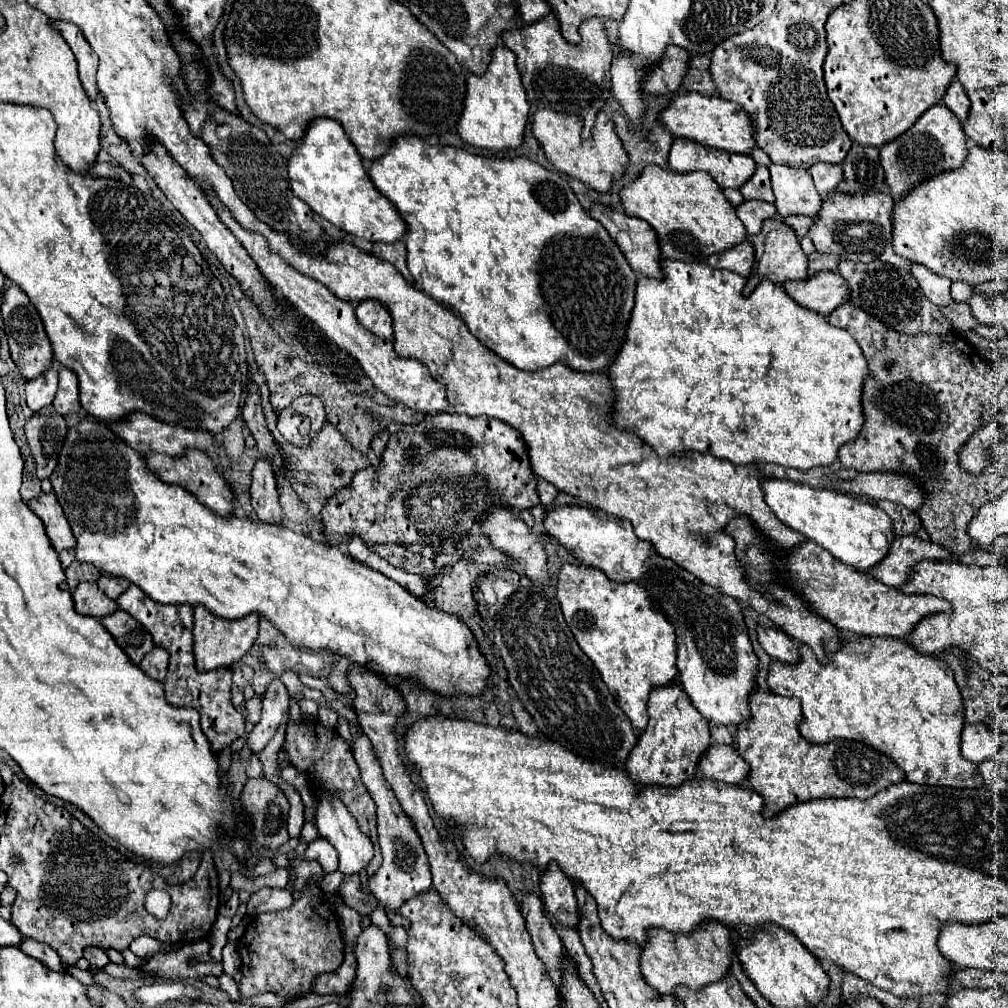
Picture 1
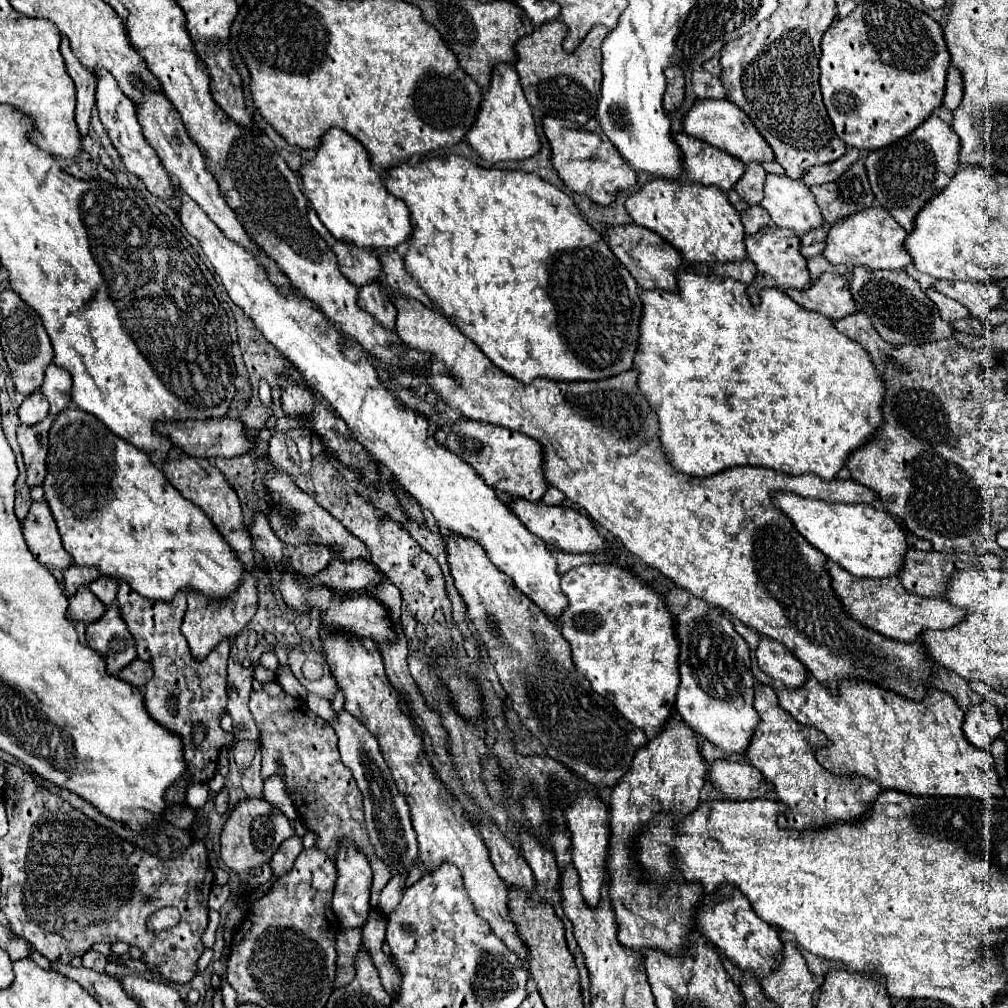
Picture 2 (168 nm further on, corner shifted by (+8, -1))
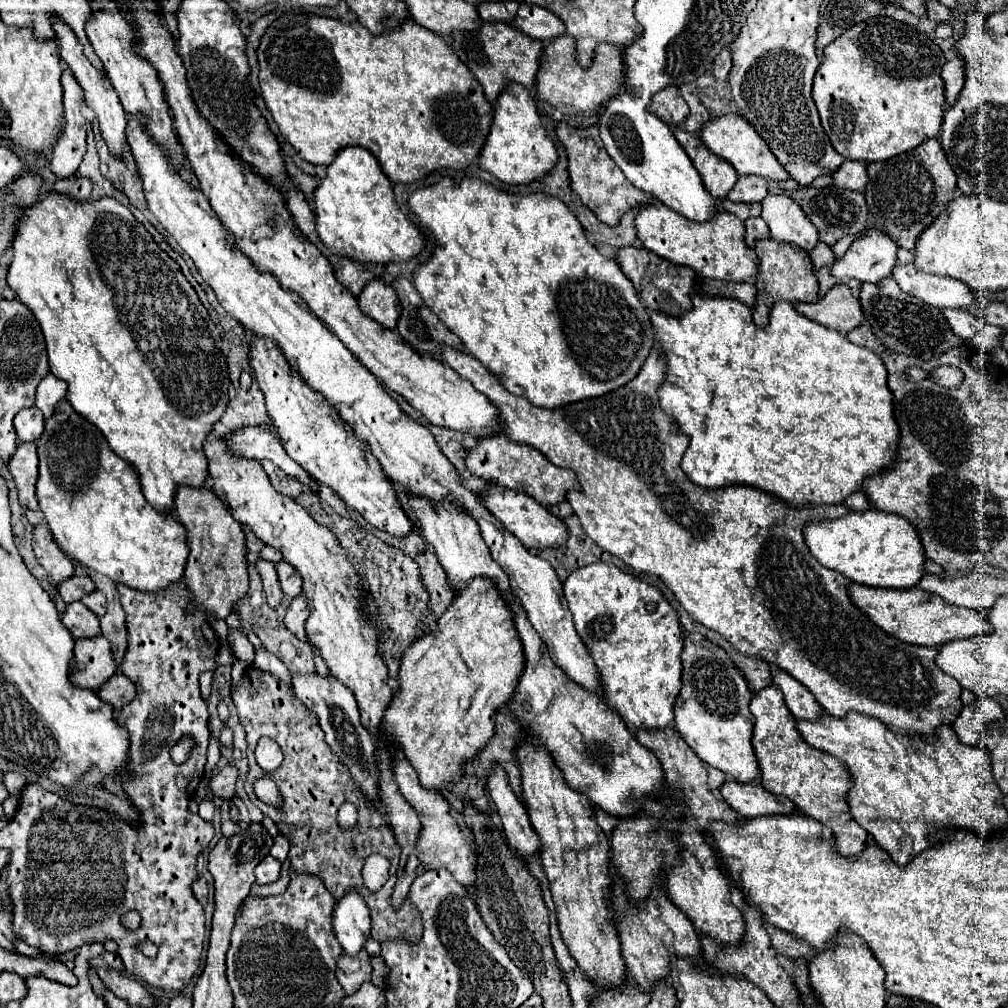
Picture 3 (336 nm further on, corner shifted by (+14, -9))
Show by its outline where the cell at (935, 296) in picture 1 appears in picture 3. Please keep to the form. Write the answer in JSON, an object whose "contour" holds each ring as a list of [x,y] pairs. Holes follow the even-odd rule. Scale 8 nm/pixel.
{"contour":[[[943,309],[943,315],[949,321],[953,333],[963,341],[973,339],[973,335],[985,325],[985,319],[979,319],[965,309]]]}

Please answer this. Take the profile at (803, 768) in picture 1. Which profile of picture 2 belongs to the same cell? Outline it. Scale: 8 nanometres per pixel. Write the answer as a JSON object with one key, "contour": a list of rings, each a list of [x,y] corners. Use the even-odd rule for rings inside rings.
{"contour":[[[755,687],[753,707],[761,721],[749,741],[745,759],[757,767],[767,781],[771,781],[777,801],[787,807],[787,811],[777,819],[779,827],[809,831],[811,827],[817,829],[835,821],[853,821],[863,813],[867,803],[877,799],[881,793],[879,783],[871,783],[871,779],[859,779],[859,775],[855,775],[855,779],[851,779],[851,775],[833,775],[817,763],[813,749],[817,745],[825,745],[825,735],[815,731],[815,727],[807,727],[795,721],[779,705],[777,693],[771,687]]]}

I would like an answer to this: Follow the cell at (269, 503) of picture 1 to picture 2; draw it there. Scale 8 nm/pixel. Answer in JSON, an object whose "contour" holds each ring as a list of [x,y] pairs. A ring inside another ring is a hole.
{"contour":[[[257,511],[253,517],[253,525],[249,527],[249,535],[253,541],[253,551],[267,559],[269,567],[277,567],[283,561],[283,543],[271,531],[269,521],[263,511]]]}

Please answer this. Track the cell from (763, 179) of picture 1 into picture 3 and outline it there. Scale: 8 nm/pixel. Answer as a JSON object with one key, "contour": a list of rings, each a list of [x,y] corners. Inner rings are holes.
{"contour":[[[749,175],[749,177],[739,177],[739,181],[729,191],[727,199],[741,201],[741,203],[755,203],[755,201],[761,201],[767,195],[767,191],[769,191],[769,185],[765,179],[757,175]]]}

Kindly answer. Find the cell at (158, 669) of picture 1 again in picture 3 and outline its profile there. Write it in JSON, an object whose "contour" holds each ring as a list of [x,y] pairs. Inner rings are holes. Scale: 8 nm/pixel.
{"contour":[[[117,671],[101,689],[99,689],[99,699],[109,703],[115,711],[119,711],[123,705],[127,705],[135,697],[135,683],[129,681],[121,671]]]}

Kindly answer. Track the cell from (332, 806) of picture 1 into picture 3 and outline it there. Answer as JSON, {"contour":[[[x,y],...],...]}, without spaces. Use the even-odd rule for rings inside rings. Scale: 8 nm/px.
{"contour":[[[349,891],[341,901],[337,901],[333,929],[347,955],[357,955],[365,947],[371,929],[369,909],[355,891]]]}

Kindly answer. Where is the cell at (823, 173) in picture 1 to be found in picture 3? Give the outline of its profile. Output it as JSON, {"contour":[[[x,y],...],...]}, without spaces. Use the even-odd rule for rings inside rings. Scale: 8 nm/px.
{"contour":[[[845,161],[833,175],[833,181],[837,187],[849,189],[849,191],[863,191],[867,183],[867,163],[863,161]]]}

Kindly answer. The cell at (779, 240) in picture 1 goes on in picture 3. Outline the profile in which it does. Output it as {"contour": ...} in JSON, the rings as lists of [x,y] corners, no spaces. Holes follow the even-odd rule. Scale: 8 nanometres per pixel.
{"contour":[[[773,239],[757,241],[755,253],[759,257],[759,275],[757,275],[757,283],[755,283],[759,293],[757,293],[757,303],[753,307],[753,319],[755,319],[757,327],[767,327],[769,311],[781,299],[789,301],[789,303],[795,303],[795,301],[815,303],[819,299],[819,281],[815,277],[809,253],[805,253],[805,259],[803,259],[803,251],[797,245],[779,243]]]}

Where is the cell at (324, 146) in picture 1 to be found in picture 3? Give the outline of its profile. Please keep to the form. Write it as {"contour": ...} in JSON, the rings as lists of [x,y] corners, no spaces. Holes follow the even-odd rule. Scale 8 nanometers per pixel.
{"contour":[[[345,147],[315,189],[317,233],[335,255],[363,263],[401,263],[425,249],[423,233],[411,223],[395,201],[393,183],[383,173],[377,157],[363,147]]]}

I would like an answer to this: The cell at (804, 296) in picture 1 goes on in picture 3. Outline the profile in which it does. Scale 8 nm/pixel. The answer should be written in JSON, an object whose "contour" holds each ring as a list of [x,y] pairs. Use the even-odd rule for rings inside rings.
{"contour":[[[835,285],[823,299],[815,303],[795,303],[793,307],[801,315],[839,333],[849,333],[863,323],[859,297],[855,297],[847,285]]]}

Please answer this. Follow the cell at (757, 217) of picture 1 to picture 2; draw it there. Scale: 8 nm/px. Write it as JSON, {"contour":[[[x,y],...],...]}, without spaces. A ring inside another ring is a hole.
{"contour":[[[755,205],[755,207],[749,207],[747,211],[743,211],[741,219],[743,219],[743,227],[745,227],[747,235],[755,235],[761,227],[771,223],[771,217],[767,215],[767,211],[761,205]]]}

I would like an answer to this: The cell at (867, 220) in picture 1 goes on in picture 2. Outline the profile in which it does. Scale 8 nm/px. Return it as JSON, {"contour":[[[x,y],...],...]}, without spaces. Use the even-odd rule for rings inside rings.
{"contour":[[[867,207],[867,211],[859,211],[855,215],[849,215],[847,219],[839,219],[839,223],[833,223],[827,231],[825,237],[825,251],[823,257],[837,265],[843,263],[847,267],[853,265],[863,265],[869,269],[891,269],[891,271],[899,271],[905,269],[911,259],[903,249],[903,239],[905,239],[905,231],[903,227],[899,227],[899,223],[895,223],[895,219],[891,219],[891,215],[887,215],[887,209],[883,207]]]}

